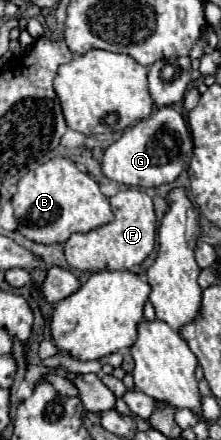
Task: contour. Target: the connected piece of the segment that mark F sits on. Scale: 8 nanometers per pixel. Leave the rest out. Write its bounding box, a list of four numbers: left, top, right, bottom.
[64,190,156,272]

